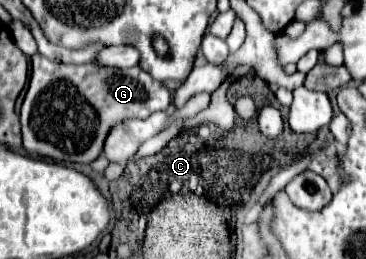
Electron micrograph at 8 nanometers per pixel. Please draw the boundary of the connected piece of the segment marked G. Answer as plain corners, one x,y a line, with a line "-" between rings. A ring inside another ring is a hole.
33,54
31,66
33,66
31,82
21,106
23,146
29,152
53,158
57,162
79,162
79,164
93,162
103,152
105,138
109,136
113,126
123,124
131,118
143,120
157,110
167,110
167,106
173,100
171,90
163,82
157,82
151,74
141,70
139,66
127,68
127,70
97,66
95,62
75,66
75,64
53,62
41,54

